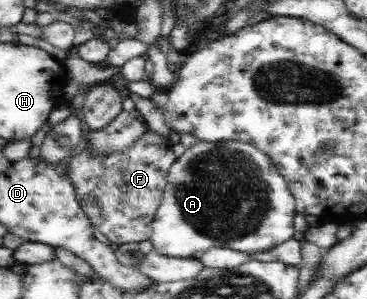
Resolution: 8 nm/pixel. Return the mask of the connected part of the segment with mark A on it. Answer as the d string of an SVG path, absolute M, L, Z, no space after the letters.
M198 141L195 147L187 150L181 158L176 159L172 164L172 167L168 171L168 181L163 196L163 200L159 204L155 215L156 219L152 225L154 231L152 232L150 240L153 243L155 251L165 257L201 260L201 257L203 257L209 249L213 248L229 248L233 251L246 254L263 253L263 251L269 251L270 248L281 245L284 241L296 236L293 220L296 215L296 203L293 196L291 196L291 192L288 191L285 180L281 178L281 175L277 174L277 170L275 170L273 164L267 160L265 153L259 152L257 148L251 146L249 143L243 143L241 141L224 141L219 143Z

